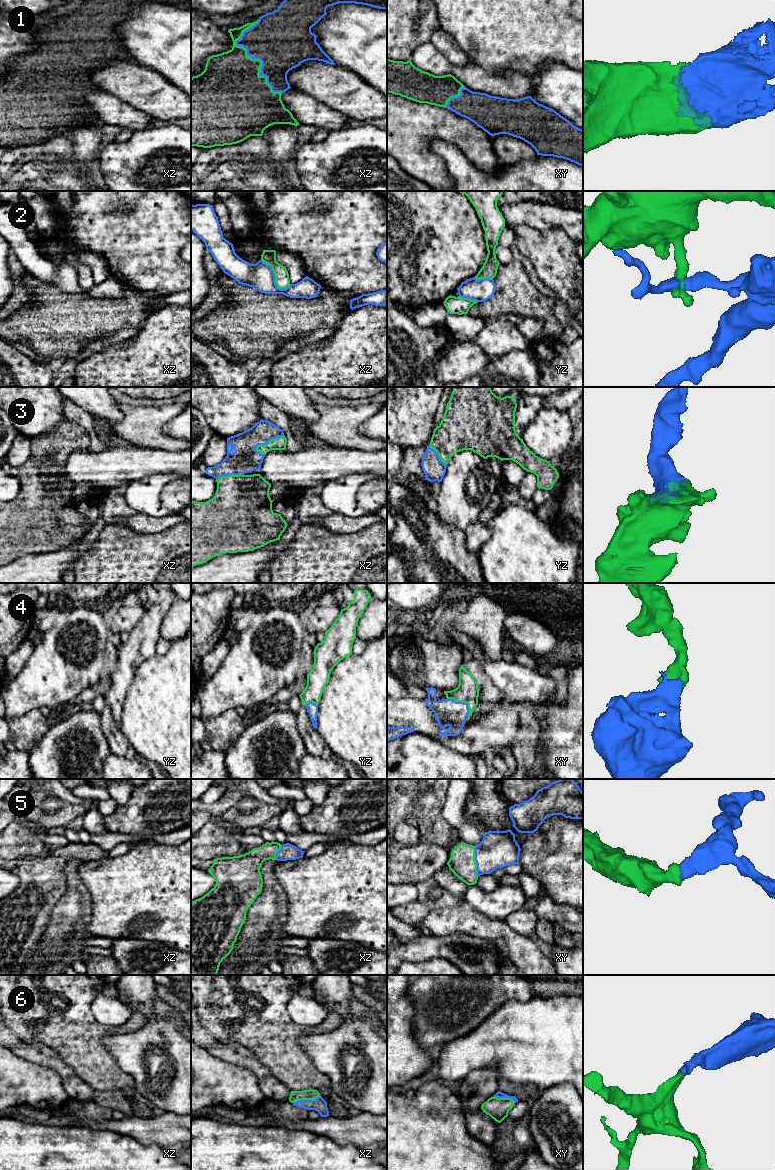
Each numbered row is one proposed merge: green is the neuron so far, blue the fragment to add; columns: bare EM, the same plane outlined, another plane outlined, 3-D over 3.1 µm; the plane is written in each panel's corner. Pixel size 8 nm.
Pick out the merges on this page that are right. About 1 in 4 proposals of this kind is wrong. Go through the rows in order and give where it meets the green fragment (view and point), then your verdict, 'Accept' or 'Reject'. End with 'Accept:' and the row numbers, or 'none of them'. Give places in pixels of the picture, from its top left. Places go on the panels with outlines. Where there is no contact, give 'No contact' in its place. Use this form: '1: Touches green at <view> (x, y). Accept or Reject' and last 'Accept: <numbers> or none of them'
1: Touches green at xz (253, 59). Accept
2: Touches green at xz (275, 279). Reject
3: Touches green at xz (269, 441). Accept
4: Touches green at xy (464, 702). Accept
5: Touches green at xy (475, 861). Accept
6: Touches green at xz (306, 1099). Accept
Accept: 1, 3, 4, 5, 6

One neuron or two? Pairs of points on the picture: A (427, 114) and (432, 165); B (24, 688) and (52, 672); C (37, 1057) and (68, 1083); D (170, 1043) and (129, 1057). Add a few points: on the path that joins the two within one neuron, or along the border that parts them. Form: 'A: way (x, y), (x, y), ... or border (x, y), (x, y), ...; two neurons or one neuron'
A: way (417, 127), (417, 152), (419, 154); one neuron
B: way (31, 688), (45, 675); one neuron
C: way (47, 1057), (53, 1060), (66, 1073); one neuron
D: way (160, 1046), (152, 1054), (139, 1054); one neuron

